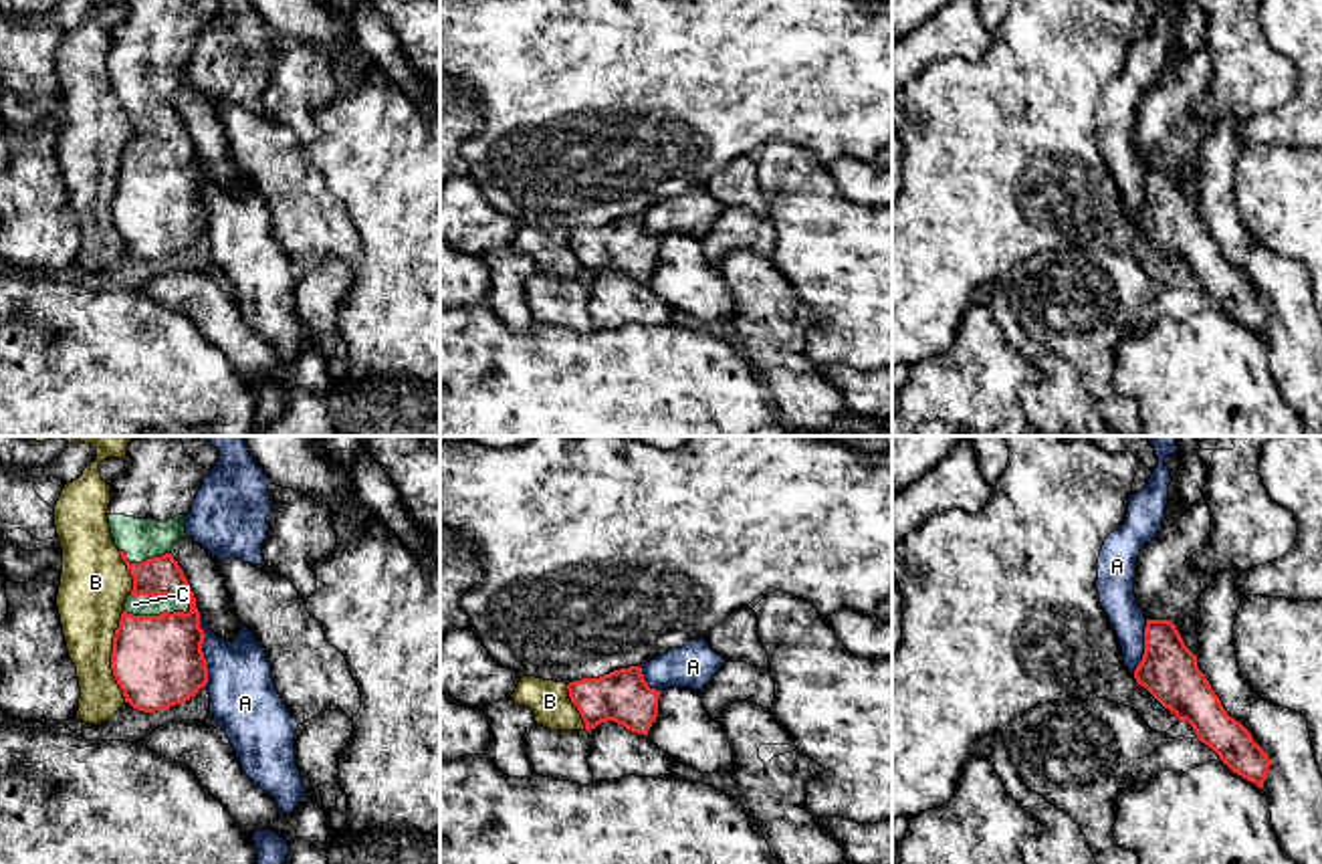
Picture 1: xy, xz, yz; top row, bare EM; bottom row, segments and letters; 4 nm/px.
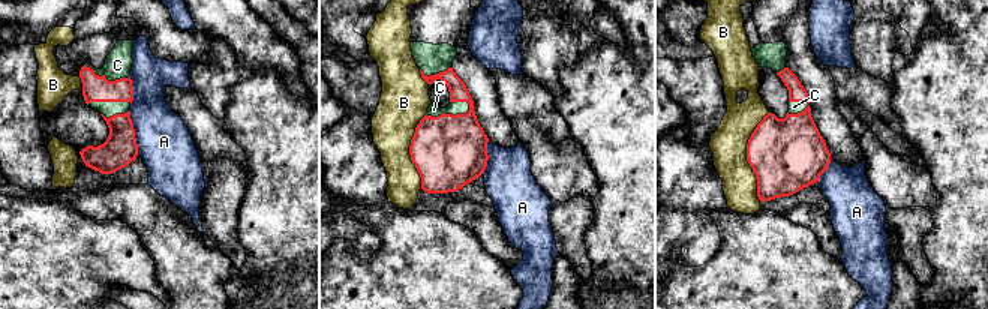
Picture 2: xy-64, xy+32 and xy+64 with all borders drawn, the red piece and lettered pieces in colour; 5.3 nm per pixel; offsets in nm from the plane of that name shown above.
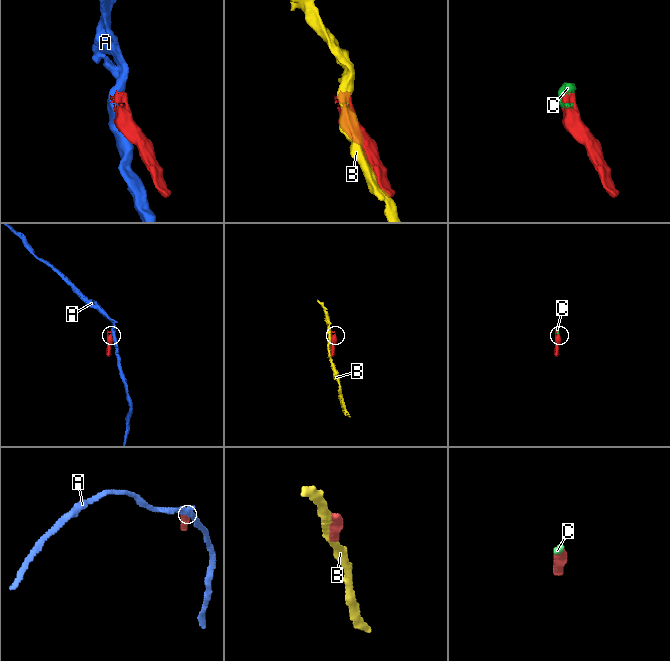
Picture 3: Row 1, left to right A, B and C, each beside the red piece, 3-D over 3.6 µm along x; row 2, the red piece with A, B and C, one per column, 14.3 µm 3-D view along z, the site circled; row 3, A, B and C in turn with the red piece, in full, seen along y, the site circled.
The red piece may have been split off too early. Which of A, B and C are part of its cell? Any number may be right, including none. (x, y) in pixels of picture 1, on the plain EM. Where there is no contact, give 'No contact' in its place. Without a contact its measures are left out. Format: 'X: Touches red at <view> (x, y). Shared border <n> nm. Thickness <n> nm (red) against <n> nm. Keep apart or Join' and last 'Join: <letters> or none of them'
A: Touches red at xy (200, 198). Shared border 280 nm. Thickness 360 nm (red) against 280 nm. Keep apart
B: Touches red at xy (112, 204). Shared border 360 nm. Thickness 360 nm (red) against 260 nm. Keep apart
C: Touches red at xy (164, 160). Shared border 280 nm. Thickness 360 nm (red) against 80 nm. Join
Join: C

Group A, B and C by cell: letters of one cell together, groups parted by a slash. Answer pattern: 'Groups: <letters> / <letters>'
Groups: A / B / C

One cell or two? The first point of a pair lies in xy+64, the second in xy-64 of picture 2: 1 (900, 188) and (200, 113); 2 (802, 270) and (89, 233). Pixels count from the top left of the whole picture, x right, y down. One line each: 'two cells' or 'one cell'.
1: one cell
2: one cell

